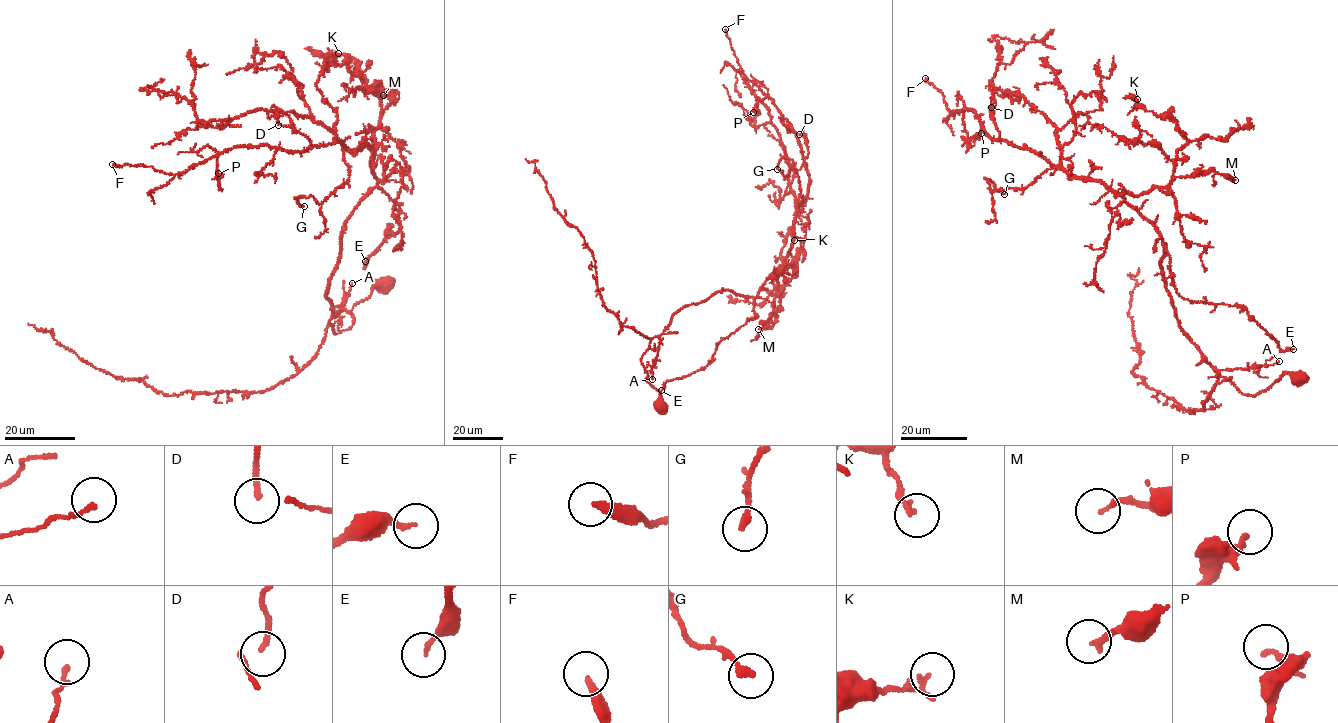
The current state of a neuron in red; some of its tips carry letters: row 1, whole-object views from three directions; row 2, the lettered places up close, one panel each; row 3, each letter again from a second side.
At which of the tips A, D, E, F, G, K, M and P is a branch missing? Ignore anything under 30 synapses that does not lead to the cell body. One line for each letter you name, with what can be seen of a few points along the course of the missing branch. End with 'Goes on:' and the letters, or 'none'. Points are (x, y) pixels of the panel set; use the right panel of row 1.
Goes on: none

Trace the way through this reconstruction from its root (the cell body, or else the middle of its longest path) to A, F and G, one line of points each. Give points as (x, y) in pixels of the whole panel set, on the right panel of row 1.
A: (1297, 380), (1285, 372), (1266, 389), (1251, 396), (1242, 394), (1214, 370), (1253, 369), (1279, 361)
F: (1297, 380), (1285, 372), (1242, 394), (1179, 327), (1161, 236), (1138, 210), (985, 135), (925, 78)
G: (1297, 380), (1251, 396), (1217, 373), (1179, 327), (1161, 236), (1103, 184), (1053, 167), (988, 182), (1004, 194)

